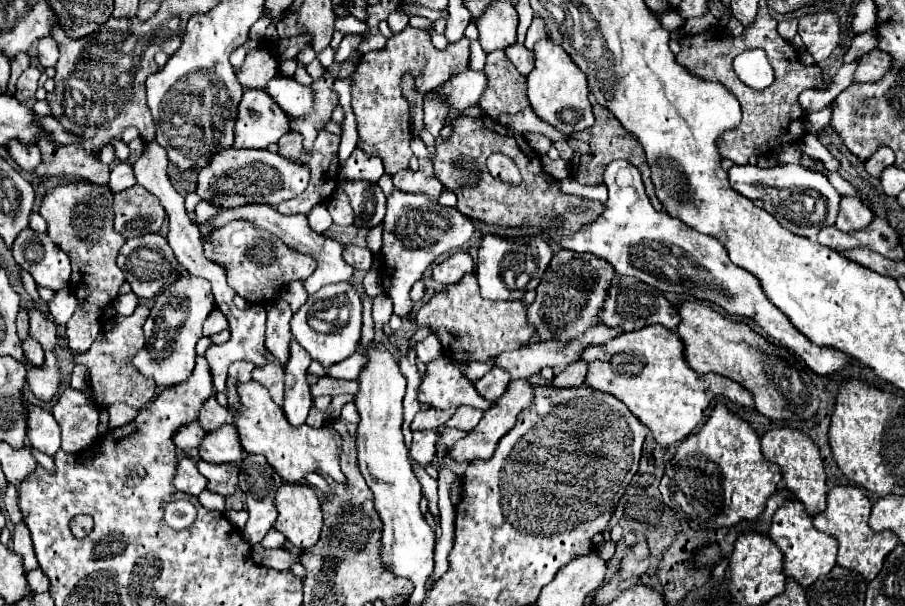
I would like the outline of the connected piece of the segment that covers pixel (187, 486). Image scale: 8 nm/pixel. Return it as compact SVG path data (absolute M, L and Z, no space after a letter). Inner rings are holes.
M180 458L178 466L176 466L176 478L174 478L174 486L180 492L198 496L204 488L206 488L206 478L198 472L196 462L190 458Z

